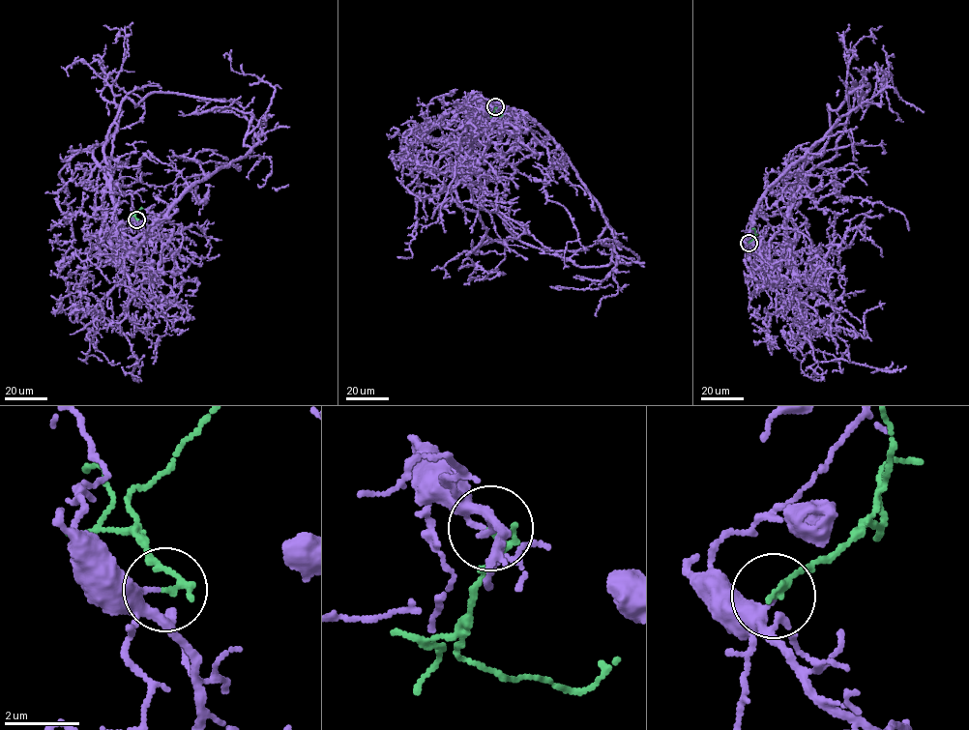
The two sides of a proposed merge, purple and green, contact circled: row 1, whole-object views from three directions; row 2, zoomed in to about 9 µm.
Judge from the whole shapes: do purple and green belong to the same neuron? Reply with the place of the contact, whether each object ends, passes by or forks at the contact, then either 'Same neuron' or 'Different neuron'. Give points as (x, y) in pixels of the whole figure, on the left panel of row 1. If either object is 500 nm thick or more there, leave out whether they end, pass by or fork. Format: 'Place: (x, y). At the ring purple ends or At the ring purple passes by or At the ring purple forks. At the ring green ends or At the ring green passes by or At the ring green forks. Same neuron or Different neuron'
Place: (136, 219). At the ring purple ends. At the ring green ends. Same neuron

